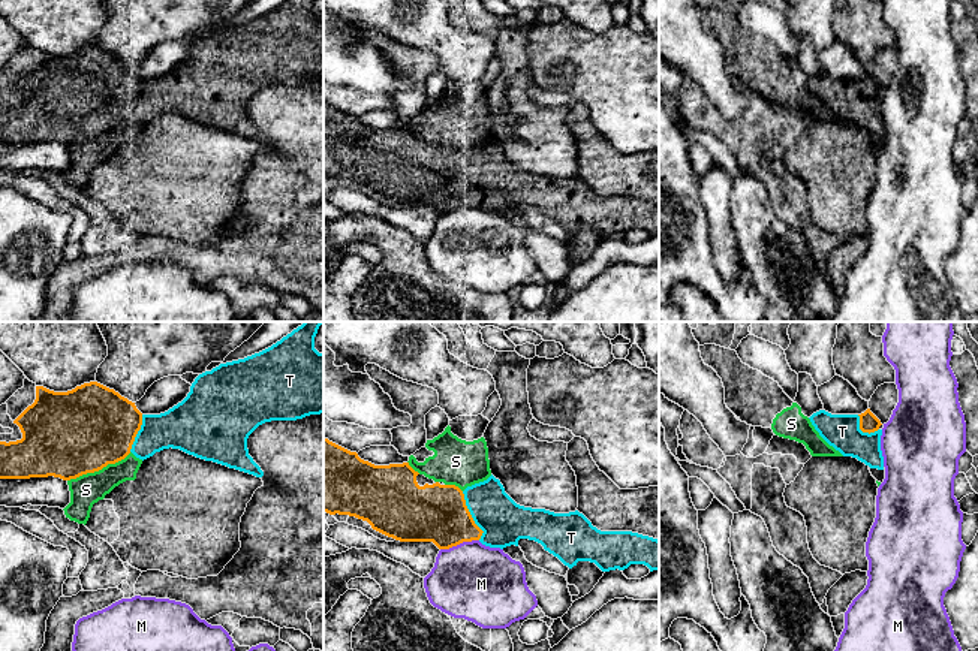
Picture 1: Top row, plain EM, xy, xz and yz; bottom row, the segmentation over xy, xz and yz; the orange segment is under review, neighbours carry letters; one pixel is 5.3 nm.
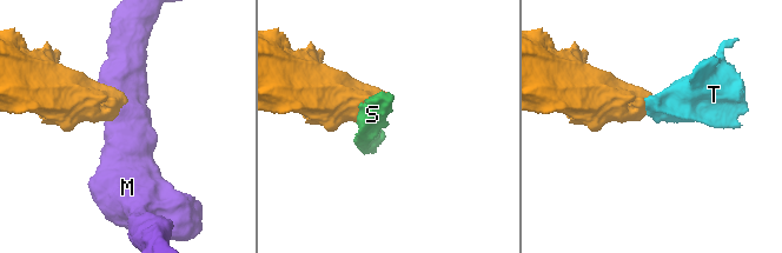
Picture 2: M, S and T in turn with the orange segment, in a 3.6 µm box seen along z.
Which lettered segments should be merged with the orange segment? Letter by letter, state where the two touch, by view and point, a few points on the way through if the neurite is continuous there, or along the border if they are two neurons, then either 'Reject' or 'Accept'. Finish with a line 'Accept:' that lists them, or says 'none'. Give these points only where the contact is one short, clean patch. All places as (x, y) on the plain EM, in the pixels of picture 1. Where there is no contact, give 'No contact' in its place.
M: Touches orange at xz (459, 208). Reject
S: Touches orange at xy (99, 133). Reject
T: Touches orange at xz (471, 180). Accept
Accept: T

